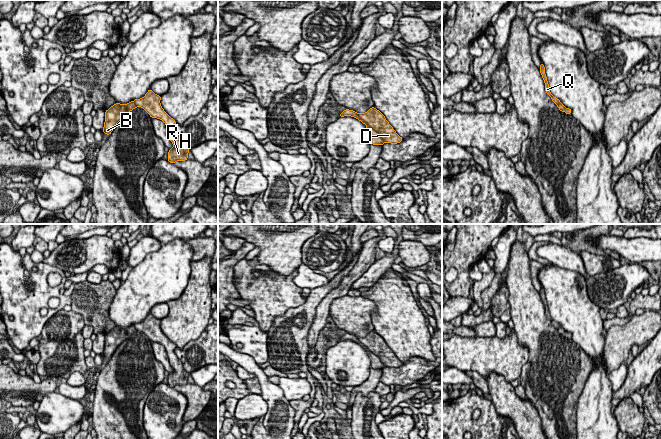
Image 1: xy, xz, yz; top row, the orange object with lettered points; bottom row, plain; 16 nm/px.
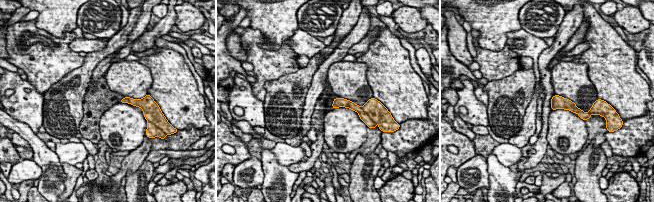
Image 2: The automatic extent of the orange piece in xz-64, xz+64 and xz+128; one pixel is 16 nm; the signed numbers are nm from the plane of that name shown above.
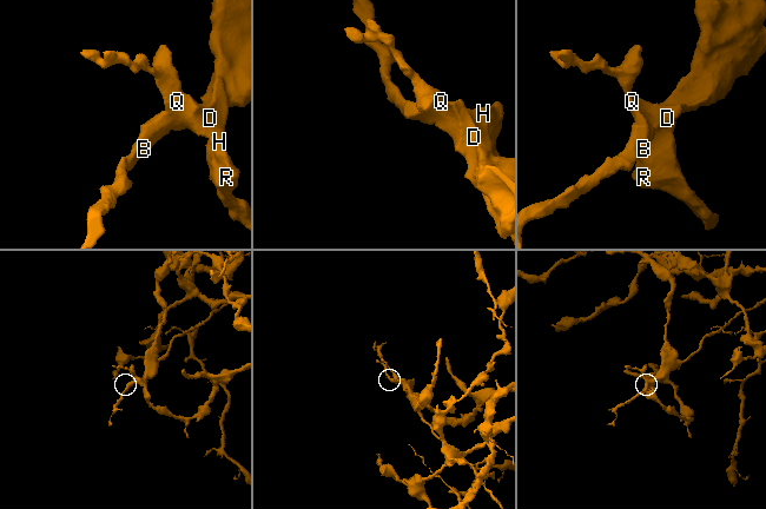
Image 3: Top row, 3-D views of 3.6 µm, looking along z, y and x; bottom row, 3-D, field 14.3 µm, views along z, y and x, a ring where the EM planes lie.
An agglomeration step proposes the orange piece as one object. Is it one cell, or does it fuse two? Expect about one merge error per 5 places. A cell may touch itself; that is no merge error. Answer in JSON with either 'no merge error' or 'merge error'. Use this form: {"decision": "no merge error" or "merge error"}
{"decision": "merge error"}

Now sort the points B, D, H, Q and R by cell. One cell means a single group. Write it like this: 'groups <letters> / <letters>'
groups B / D H Q R

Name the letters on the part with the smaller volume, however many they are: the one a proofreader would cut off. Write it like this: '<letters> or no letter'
B

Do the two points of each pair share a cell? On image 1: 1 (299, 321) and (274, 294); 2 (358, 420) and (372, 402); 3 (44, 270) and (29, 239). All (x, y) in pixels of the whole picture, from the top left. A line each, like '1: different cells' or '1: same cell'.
1: different cells
2: same cell
3: different cells

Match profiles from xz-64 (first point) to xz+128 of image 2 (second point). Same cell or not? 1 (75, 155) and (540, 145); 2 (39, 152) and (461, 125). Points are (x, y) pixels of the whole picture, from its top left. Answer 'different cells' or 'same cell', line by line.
1: different cells
2: different cells

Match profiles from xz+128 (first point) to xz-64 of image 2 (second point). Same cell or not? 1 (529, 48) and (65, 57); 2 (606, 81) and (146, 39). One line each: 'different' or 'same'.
1: different
2: different

